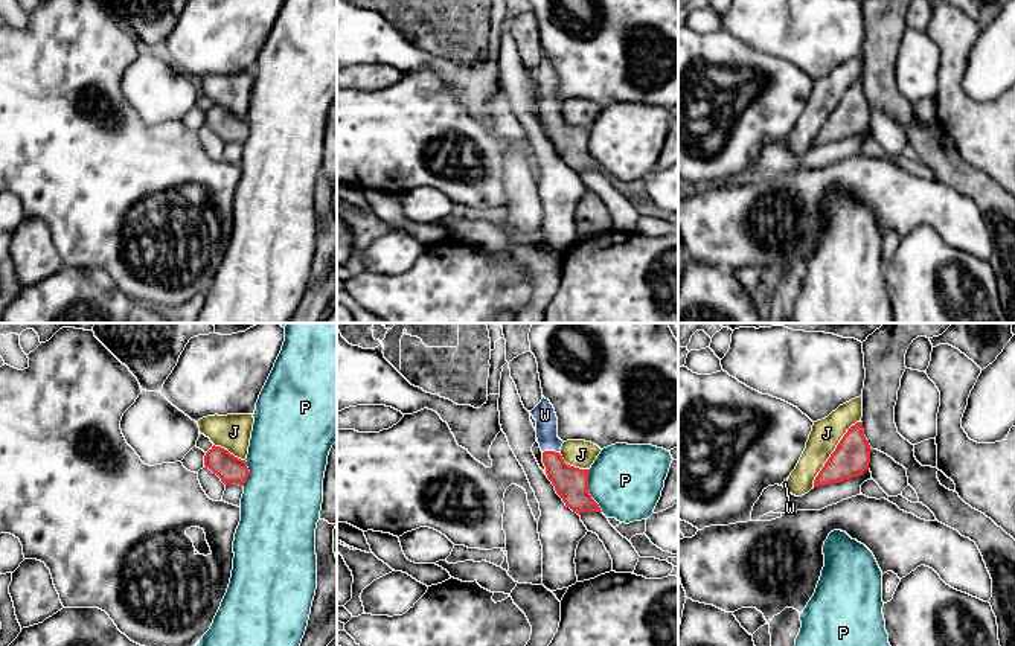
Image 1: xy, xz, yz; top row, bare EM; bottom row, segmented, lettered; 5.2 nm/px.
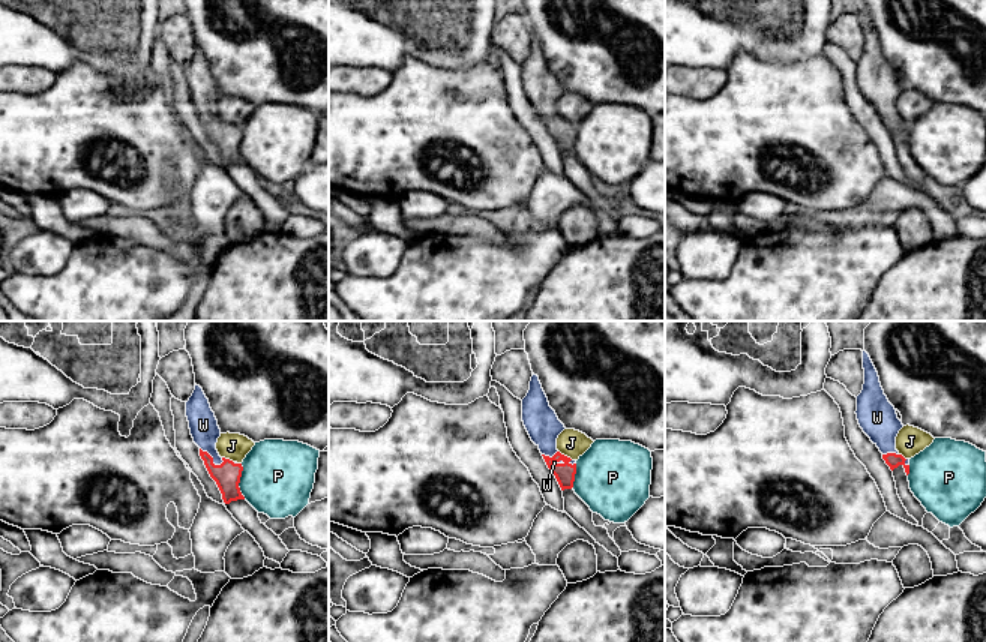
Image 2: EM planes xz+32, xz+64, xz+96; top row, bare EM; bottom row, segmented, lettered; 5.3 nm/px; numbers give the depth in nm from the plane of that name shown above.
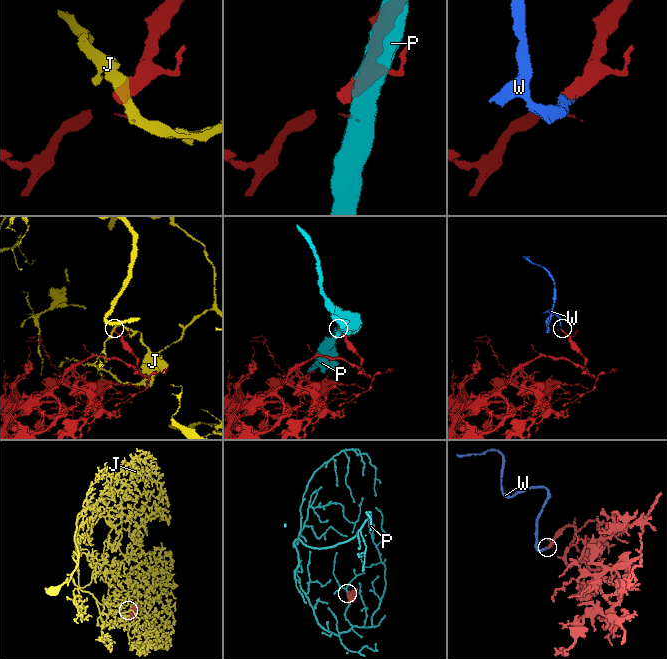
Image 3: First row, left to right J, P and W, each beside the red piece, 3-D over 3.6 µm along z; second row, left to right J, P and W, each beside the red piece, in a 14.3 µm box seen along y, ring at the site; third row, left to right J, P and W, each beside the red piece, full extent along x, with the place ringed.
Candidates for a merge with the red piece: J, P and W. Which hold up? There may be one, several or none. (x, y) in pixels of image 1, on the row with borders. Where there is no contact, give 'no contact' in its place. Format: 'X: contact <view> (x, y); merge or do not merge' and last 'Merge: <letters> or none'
J: contact yz (832, 453); do not merge
P: contact xz (587, 491); do not merge
W: contact xz (552, 451); merge
Merge: W

